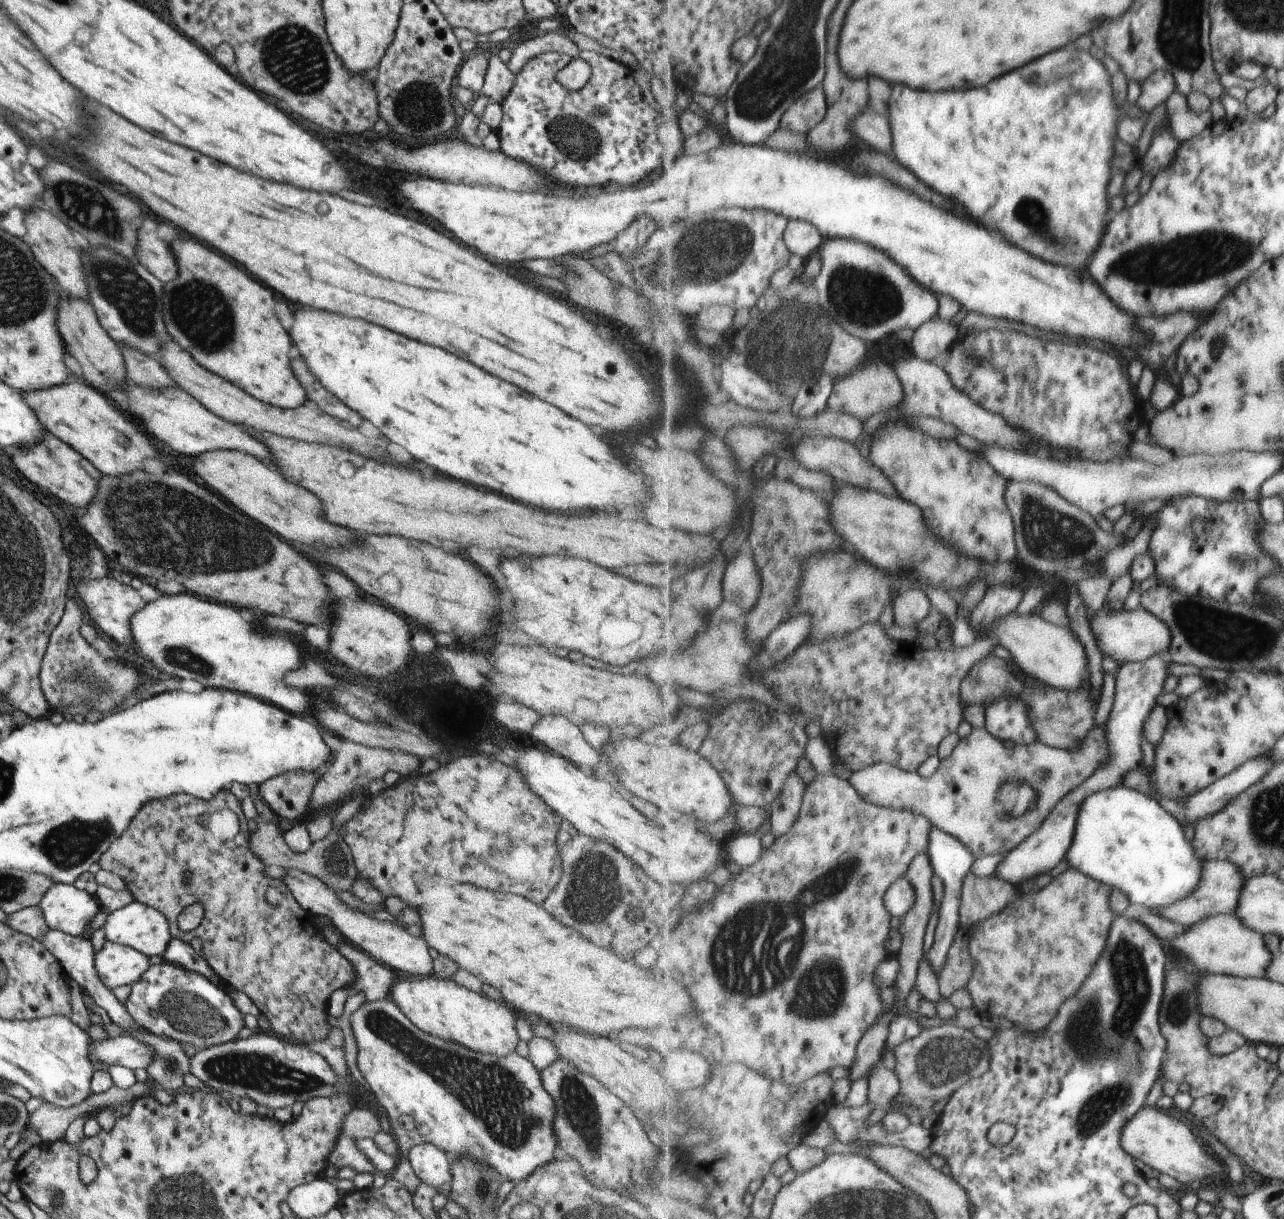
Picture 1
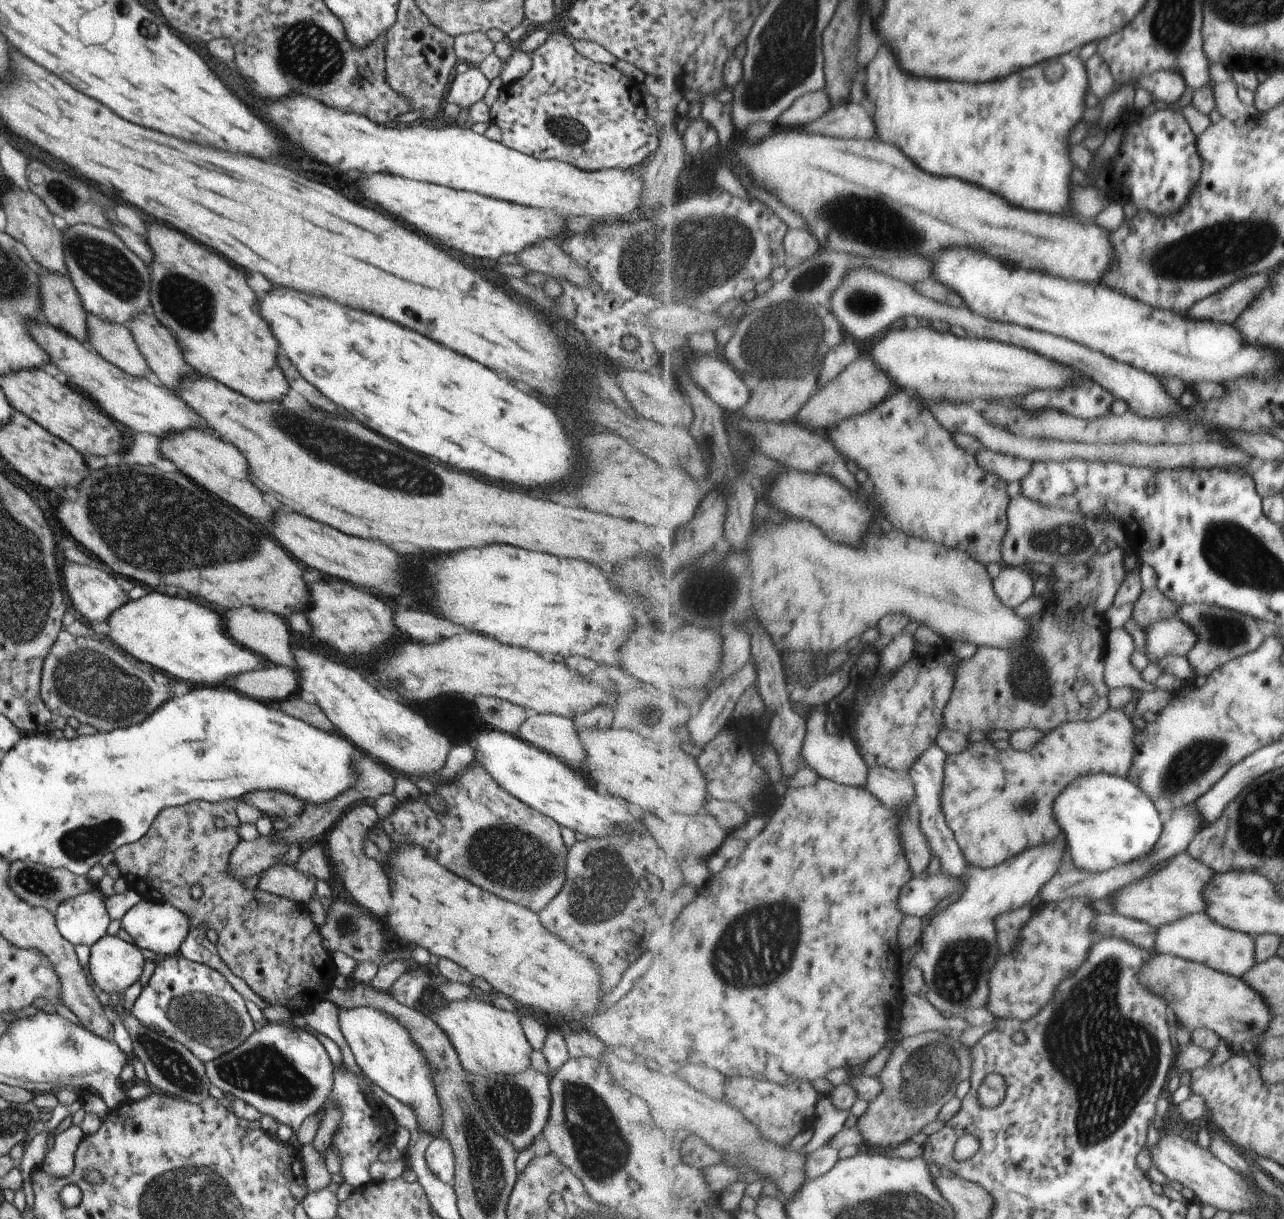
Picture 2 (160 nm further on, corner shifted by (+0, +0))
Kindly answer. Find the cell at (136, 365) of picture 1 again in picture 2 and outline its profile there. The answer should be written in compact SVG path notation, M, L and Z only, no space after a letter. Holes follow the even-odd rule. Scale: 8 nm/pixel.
M88 313L87 330L86 344L101 354L104 360L132 376L144 377L149 366L127 325L113 323Z

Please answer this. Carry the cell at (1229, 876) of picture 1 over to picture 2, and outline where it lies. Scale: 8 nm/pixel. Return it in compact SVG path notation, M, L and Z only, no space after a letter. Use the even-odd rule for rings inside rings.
M1188 851L1183 852L1175 856L1166 866L1154 872L1154 874L1150 874L1150 876L1118 890L1113 898L1116 913L1147 922L1157 929L1165 924L1176 922L1192 913L1206 913L1207 897L1205 896L1205 888L1215 874L1216 872L1213 868L1204 861L1193 857Z

